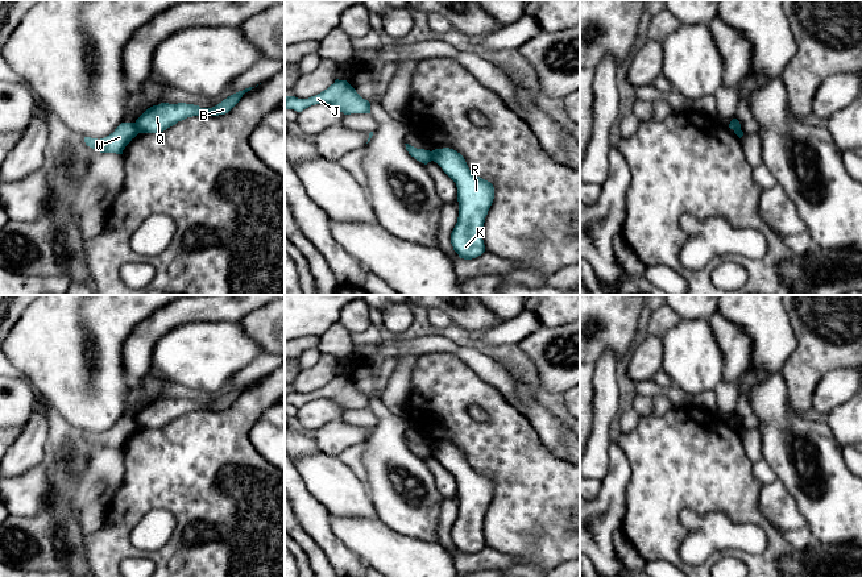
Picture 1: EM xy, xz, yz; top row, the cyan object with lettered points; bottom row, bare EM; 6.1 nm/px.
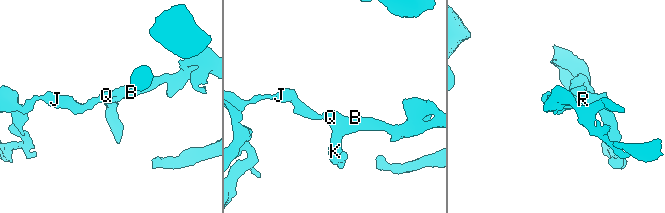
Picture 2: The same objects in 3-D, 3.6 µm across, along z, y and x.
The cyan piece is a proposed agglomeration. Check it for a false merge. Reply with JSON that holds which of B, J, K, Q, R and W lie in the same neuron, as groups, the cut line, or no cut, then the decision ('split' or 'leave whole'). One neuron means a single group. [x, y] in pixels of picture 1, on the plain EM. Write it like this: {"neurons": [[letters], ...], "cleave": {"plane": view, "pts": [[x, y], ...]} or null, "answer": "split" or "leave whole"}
{"neurons": [["B", "K", "Q", "R"], ["J", "W"]], "cleave": {"plane": "xy", "pts": [[135, 418], [140, 427]]}, "answer": "split"}

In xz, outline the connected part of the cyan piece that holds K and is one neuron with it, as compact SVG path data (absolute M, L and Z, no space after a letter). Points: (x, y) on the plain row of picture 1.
M453 444L432 445L432 456L456 478L459 512L451 528L451 539L460 553L472 555L485 547L482 523L494 494L490 477L476 472L464 452Z

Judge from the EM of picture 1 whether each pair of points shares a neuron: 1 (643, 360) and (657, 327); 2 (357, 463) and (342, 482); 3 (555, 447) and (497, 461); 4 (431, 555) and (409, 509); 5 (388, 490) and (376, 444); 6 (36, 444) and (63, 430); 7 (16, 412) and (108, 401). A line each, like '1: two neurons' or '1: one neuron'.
1: one neuron
2: two neurons
3: two neurons
4: two neurons
5: one neuron
6: two neurons
7: two neurons

